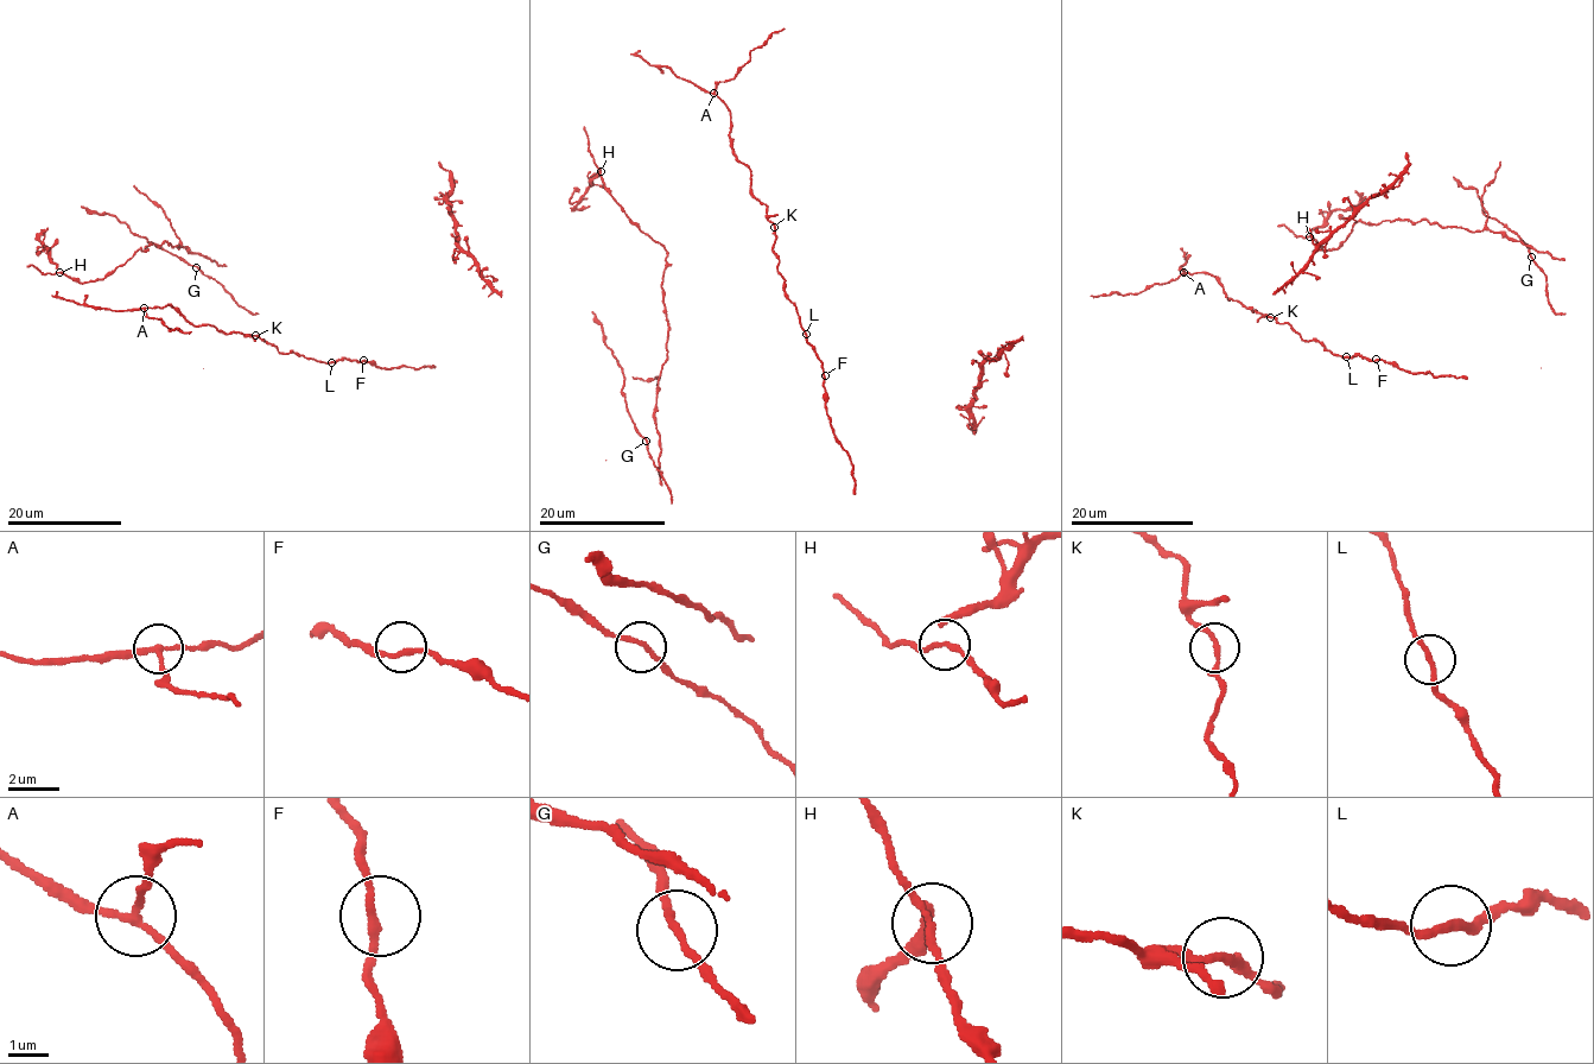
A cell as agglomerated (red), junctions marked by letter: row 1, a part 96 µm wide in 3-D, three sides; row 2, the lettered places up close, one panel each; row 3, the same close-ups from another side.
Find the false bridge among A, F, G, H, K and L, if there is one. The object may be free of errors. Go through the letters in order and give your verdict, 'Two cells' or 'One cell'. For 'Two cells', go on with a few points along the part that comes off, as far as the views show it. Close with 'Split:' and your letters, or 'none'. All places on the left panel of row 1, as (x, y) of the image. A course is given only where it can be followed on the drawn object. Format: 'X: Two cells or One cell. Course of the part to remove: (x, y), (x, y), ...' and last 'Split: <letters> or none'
A: Two cells. Course of the part to remove: (144, 308), (148, 317), (162, 318), (170, 330), (191, 331)
F: One cell
G: One cell
H: One cell
K: One cell
L: One cell
Split: A

